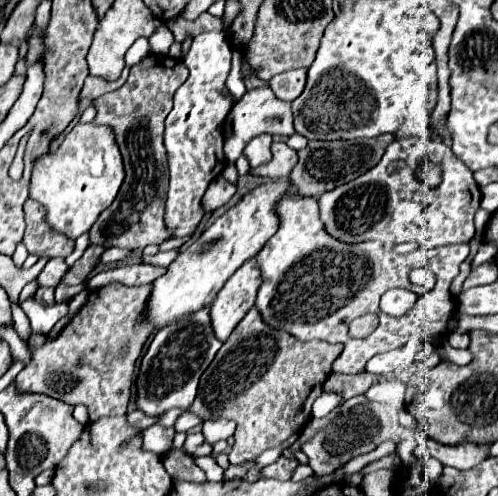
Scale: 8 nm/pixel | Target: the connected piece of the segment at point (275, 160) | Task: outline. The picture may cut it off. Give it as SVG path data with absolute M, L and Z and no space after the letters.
M273 142L271 152L273 152L273 158L257 168L249 168L249 174L263 176L263 178L287 178L291 172L291 166L295 166L297 152L283 142Z

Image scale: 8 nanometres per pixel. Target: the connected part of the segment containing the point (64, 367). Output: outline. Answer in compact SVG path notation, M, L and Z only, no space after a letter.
M111 282L99 290L91 290L83 310L79 310L53 338L55 348L51 340L47 340L33 352L31 362L15 380L17 392L45 394L71 406L85 404L91 422L103 416L125 414L131 400L135 368L153 328L143 314L151 290L151 284L131 288L121 282Z

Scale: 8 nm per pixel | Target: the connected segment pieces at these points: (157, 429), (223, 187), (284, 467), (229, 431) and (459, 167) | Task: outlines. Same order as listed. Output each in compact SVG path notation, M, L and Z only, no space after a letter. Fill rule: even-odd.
M155 424L143 432L143 450L163 456L167 450L171 450L173 436L175 436L175 428L165 428L161 424Z
M221 176L215 178L215 180L209 184L207 194L203 196L203 210L205 210L205 212L217 210L219 206L227 204L233 194L235 194L235 186L233 186L233 184L225 182Z
M279 456L273 464L269 464L269 466L263 468L263 476L265 476L265 478L275 478L275 480L291 480L297 464L299 464L299 462L293 460L293 458Z
M205 420L203 422L203 436L209 444L215 444L217 440L227 440L235 432L235 422L233 420Z
M421 138L395 140L387 146L375 168L353 182L325 192L319 200L321 220L333 238L341 242L381 240L389 248L409 240L415 240L419 248L467 244L475 236L473 216L479 204L481 192L473 180L473 172L453 158L449 146ZM423 158L435 158L443 164L443 182L433 190L425 188L415 176Z

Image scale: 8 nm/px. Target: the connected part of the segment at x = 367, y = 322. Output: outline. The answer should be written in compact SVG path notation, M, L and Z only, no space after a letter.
M365 314L354 319L349 324L349 335L354 338L364 338L369 336L379 325L376 314Z

